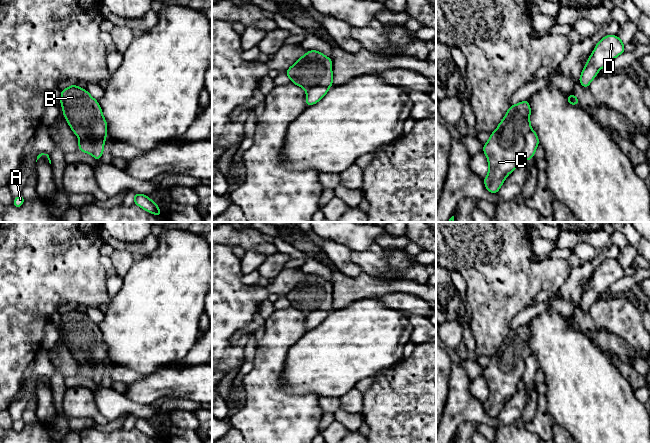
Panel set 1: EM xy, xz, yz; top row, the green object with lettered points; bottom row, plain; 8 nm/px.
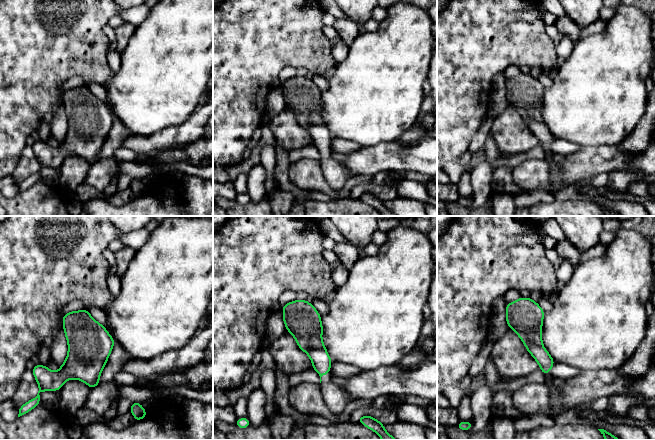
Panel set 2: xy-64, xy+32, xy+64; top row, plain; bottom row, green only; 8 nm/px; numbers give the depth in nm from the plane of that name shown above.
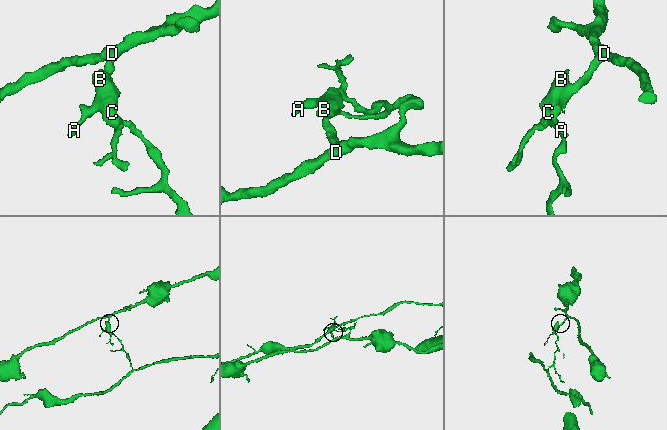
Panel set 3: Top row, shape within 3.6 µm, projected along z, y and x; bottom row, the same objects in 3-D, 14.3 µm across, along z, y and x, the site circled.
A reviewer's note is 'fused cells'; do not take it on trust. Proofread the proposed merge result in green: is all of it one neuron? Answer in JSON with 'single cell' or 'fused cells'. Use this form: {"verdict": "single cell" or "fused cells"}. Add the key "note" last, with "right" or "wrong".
{"verdict": "fused cells", "note": "right"}

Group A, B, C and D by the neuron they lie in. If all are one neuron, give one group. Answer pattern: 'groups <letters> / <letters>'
groups A B C / D

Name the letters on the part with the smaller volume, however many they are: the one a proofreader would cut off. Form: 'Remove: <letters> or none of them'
Remove: A, B, C

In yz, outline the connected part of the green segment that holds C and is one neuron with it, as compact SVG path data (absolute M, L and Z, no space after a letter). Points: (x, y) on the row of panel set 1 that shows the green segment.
M529 99L516 105L510 105L505 117L484 144L482 151L487 157L489 171L483 182L490 193L497 194L506 177L519 166L518 160L523 155L525 148L525 135L532 130L530 113Z

